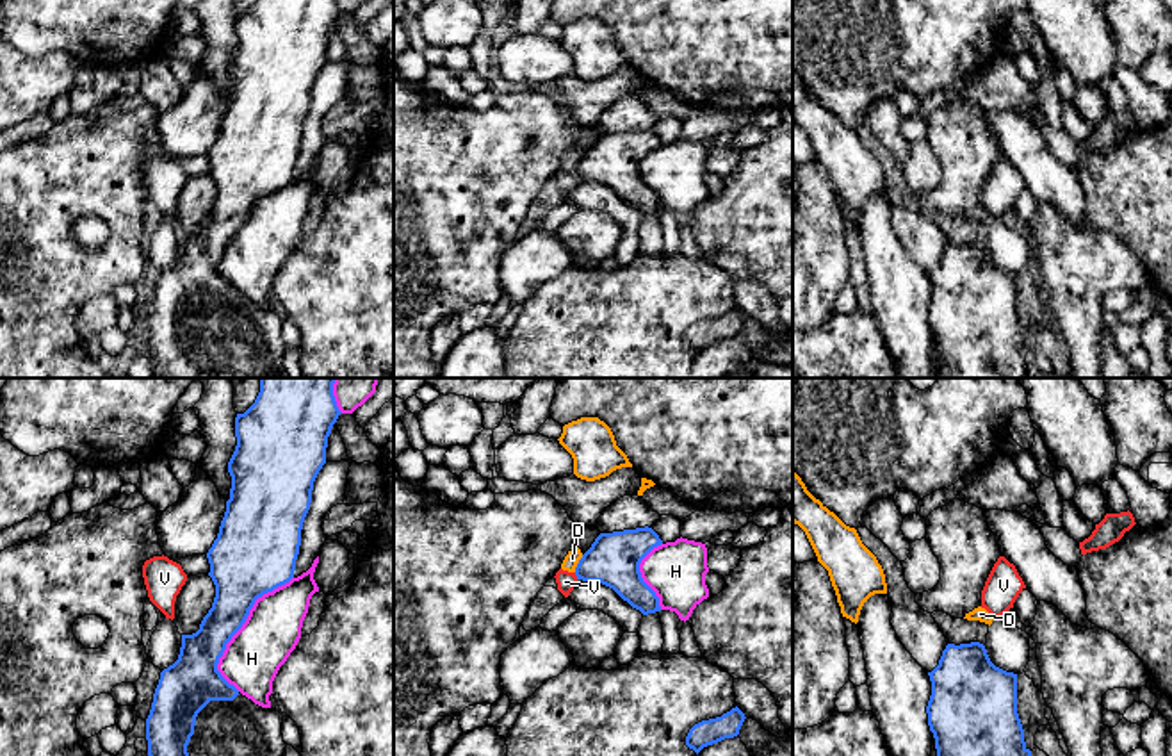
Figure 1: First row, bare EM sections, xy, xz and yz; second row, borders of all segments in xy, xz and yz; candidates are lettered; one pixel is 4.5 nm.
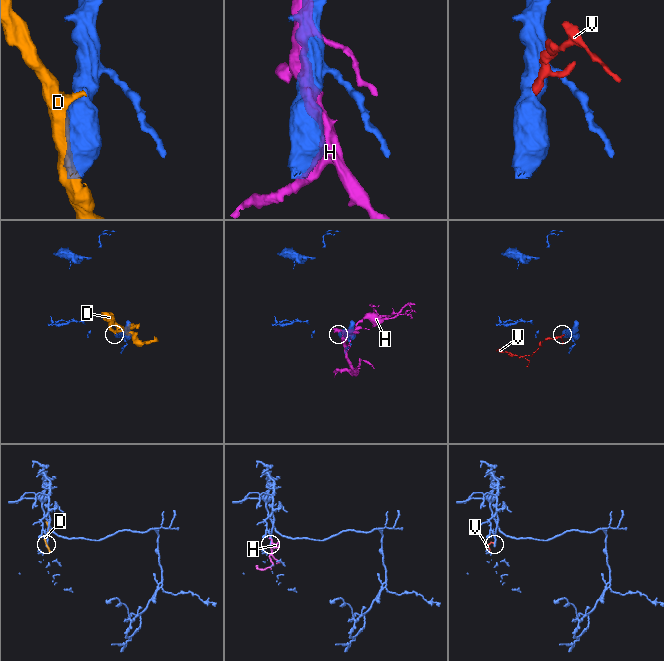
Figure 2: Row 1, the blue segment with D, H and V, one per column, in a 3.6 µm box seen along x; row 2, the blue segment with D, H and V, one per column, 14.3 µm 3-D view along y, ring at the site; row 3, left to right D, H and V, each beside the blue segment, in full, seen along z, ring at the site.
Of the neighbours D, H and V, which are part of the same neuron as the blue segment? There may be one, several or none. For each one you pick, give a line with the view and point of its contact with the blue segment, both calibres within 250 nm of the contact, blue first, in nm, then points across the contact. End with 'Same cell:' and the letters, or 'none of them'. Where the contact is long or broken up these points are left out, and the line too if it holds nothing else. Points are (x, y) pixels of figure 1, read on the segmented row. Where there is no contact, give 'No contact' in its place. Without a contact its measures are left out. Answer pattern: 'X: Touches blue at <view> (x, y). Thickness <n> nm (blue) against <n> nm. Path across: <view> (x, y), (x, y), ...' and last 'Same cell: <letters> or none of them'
V: Touches blue at xz (576, 575). Thickness 240 nm (blue) against 90 nm. Path across: xz (613, 558), (576, 575), (565, 580)
Same cell: V

